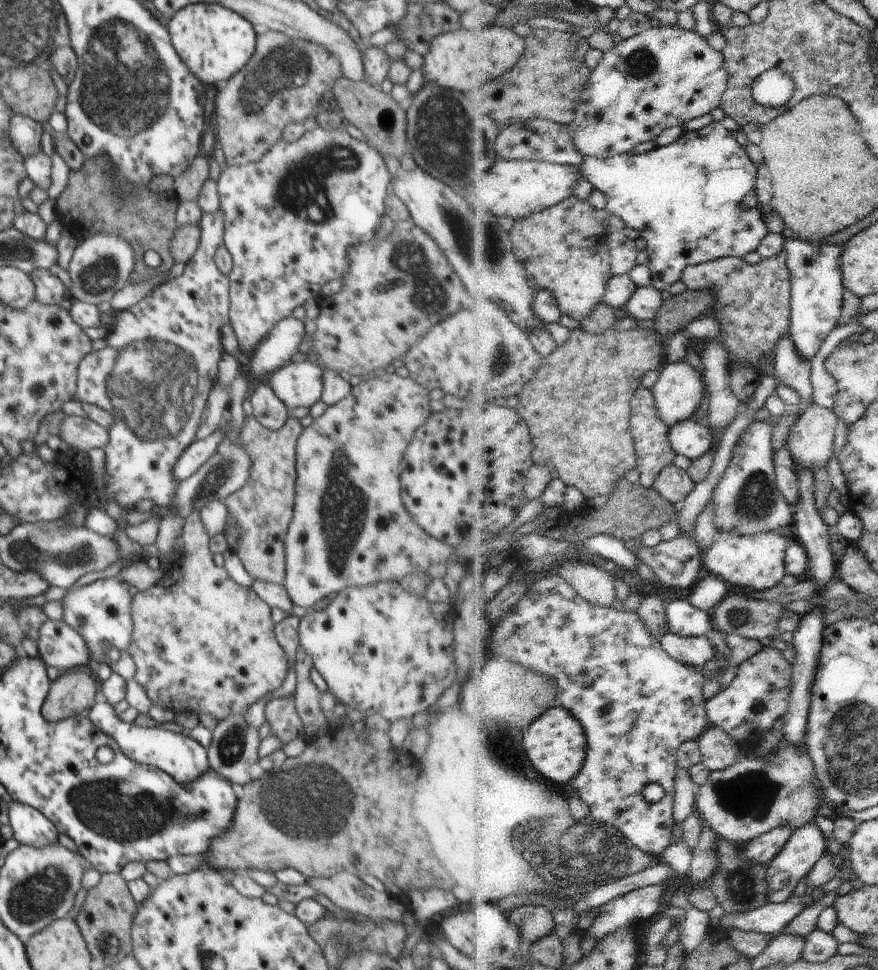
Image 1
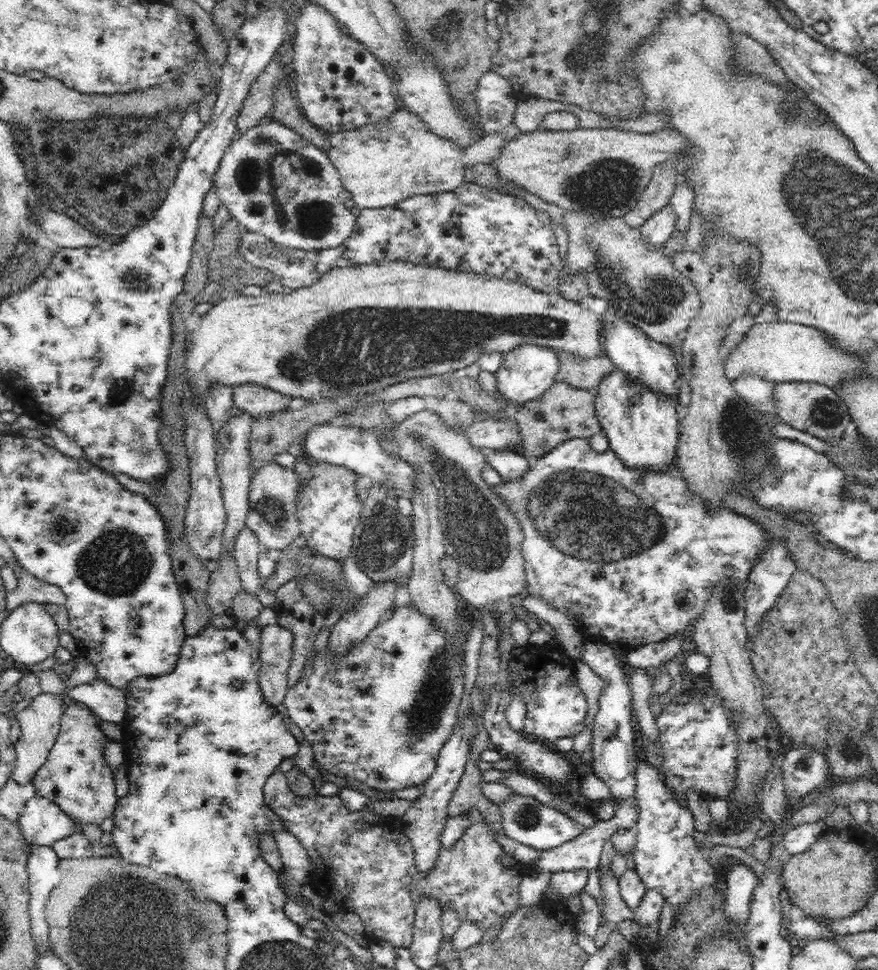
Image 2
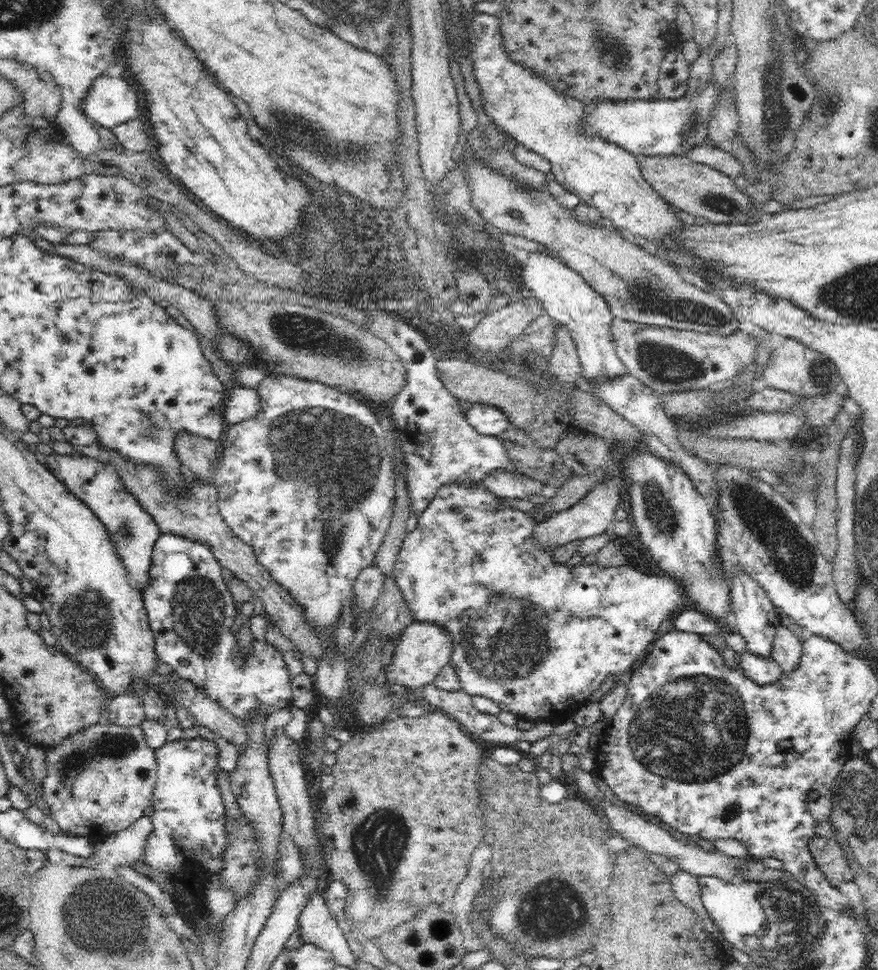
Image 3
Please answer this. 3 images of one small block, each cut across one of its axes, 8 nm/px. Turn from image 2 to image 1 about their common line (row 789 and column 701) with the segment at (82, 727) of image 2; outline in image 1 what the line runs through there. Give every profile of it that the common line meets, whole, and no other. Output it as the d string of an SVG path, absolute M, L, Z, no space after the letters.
M659 26L622 40L604 54L594 69L591 82L583 92L577 118L569 125L576 146L588 157L612 158L636 150L646 142L655 142L674 127L685 128L694 118L716 110L727 94L731 72L724 52L718 52L705 36L680 26Z

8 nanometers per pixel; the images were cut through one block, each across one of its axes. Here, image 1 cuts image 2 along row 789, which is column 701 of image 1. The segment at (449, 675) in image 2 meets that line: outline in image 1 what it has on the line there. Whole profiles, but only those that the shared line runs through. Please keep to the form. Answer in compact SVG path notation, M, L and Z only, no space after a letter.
M687 360L665 364L662 376L653 388L659 414L671 426L676 426L694 416L704 400L704 374Z

